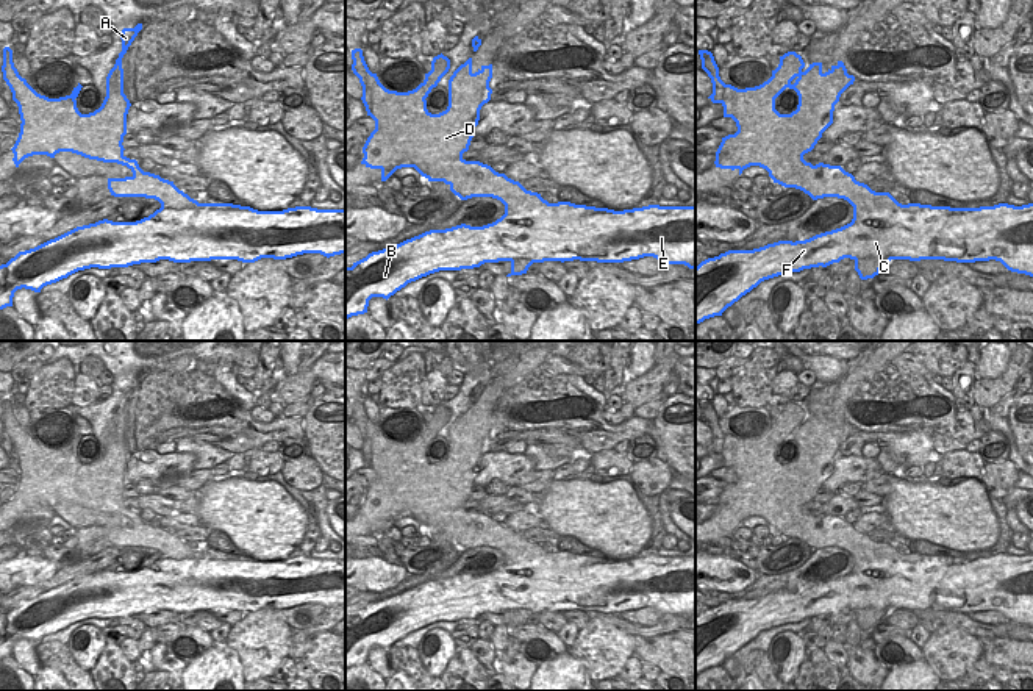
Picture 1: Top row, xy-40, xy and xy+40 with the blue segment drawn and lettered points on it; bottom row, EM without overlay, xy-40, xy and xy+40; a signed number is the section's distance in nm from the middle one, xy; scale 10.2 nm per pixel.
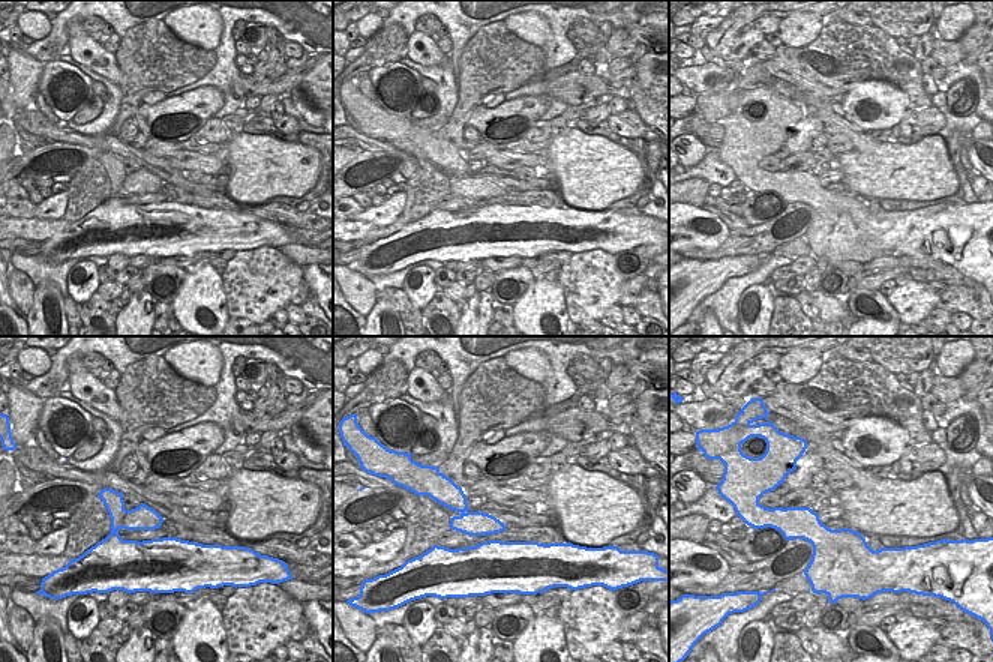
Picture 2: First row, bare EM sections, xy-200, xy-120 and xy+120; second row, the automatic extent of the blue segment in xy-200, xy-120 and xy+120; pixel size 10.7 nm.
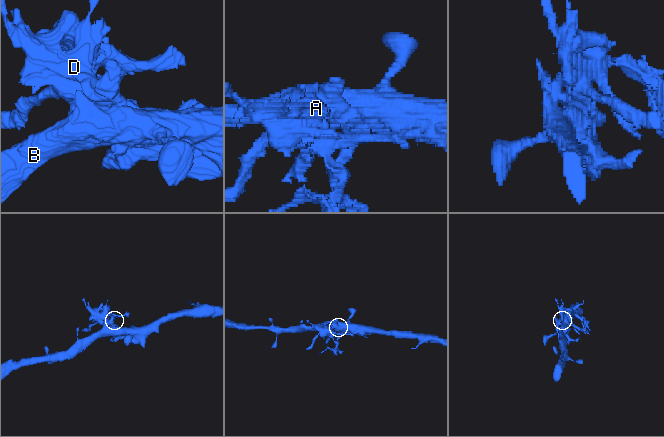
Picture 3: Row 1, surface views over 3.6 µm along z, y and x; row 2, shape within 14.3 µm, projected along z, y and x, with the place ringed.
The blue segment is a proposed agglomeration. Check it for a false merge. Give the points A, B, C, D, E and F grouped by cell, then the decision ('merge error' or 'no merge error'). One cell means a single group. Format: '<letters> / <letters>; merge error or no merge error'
A D / B C E F; merge error

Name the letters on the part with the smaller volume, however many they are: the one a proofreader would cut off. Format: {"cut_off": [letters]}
{"cut_off": ["A", "D"]}

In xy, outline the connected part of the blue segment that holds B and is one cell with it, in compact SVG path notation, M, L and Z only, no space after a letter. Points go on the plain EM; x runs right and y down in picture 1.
M444 510L444 516L436 525L424 525L428 532L444 532L450 541L461 550L472 547L492 547L505 555L505 564L492 574L483 577L470 577L466 574L445 578L430 580L397 596L372 602L366 608L345 618L345 669L367 663L372 647L389 649L408 633L439 621L461 621L480 618L484 613L509 611L511 625L527 624L533 613L544 611L597 611L597 613L624 613L653 607L664 614L684 614L695 619L695 557L659 557L649 555L642 558L614 561L608 558L595 558L575 555L570 552L549 553L538 542L527 541L519 532L508 528L505 524L495 522L491 516L480 511Z

